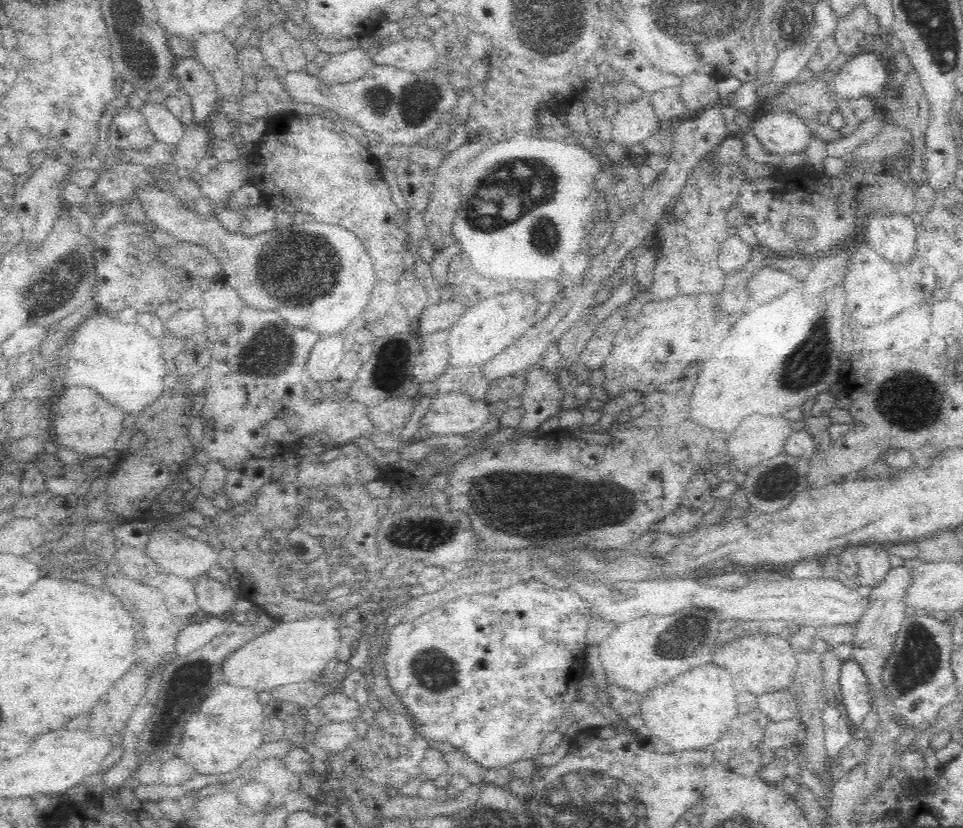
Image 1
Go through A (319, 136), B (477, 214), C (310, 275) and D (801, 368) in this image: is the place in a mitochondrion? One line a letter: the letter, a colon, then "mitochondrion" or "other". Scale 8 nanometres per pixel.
A: other
B: mitochondrion
C: mitochondrion
D: mitochondrion

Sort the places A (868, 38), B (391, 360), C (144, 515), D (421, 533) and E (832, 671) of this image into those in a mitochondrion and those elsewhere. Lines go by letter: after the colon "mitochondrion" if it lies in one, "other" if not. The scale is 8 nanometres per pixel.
A: other
B: mitochondrion
C: other
D: mitochondrion
E: other

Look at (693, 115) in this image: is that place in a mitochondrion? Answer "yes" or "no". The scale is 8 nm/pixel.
no

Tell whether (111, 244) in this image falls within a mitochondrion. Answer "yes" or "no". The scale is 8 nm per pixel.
no

